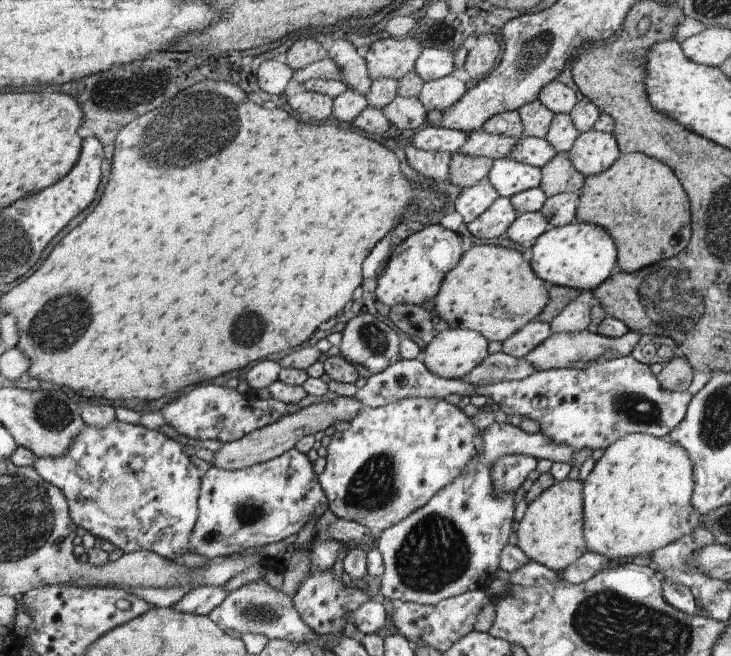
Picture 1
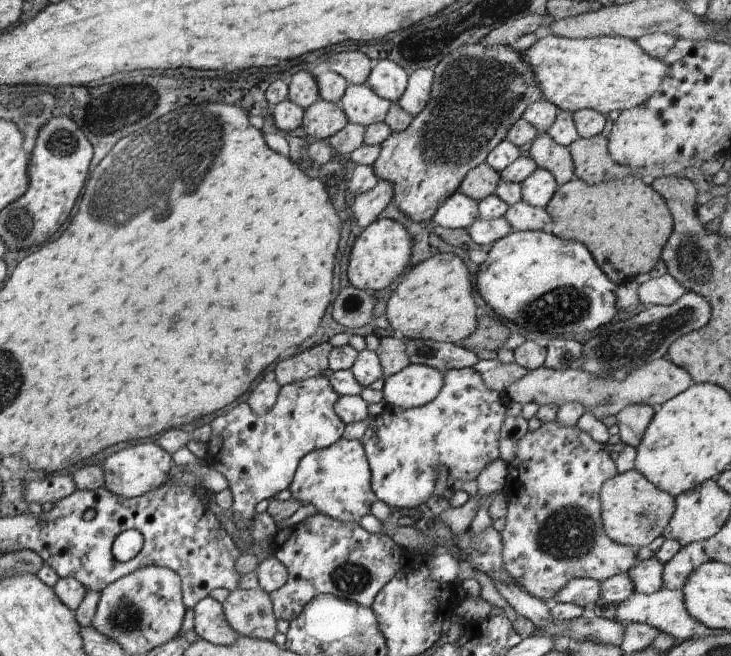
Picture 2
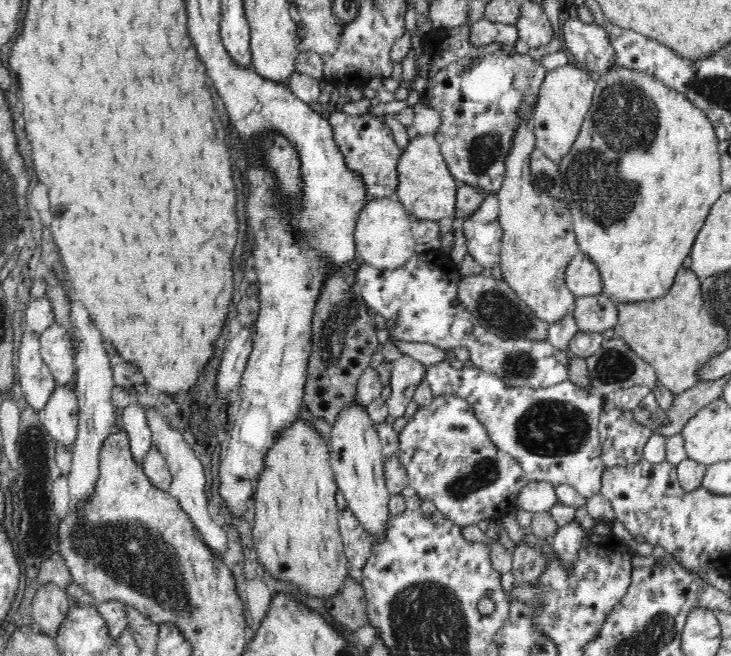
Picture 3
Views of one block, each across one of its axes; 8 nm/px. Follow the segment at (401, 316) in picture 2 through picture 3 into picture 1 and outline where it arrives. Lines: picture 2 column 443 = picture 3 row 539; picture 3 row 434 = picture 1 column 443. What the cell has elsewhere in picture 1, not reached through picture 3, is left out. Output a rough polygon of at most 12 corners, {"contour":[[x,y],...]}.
{"contour":[[470,245],[433,311],[503,343],[549,302],[521,253]]}

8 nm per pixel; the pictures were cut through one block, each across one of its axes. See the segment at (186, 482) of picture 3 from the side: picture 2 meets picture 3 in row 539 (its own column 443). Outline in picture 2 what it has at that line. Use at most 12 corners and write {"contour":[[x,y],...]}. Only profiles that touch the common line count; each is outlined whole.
{"contour":[[457,190],[432,221],[467,229],[478,218],[475,199]]}

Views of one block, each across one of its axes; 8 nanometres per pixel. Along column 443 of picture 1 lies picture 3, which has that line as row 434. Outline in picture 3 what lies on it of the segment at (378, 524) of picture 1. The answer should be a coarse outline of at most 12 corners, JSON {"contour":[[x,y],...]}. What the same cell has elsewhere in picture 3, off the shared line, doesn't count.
{"contour":[[436,396],[399,435],[409,486],[458,526],[529,483],[472,406]]}

